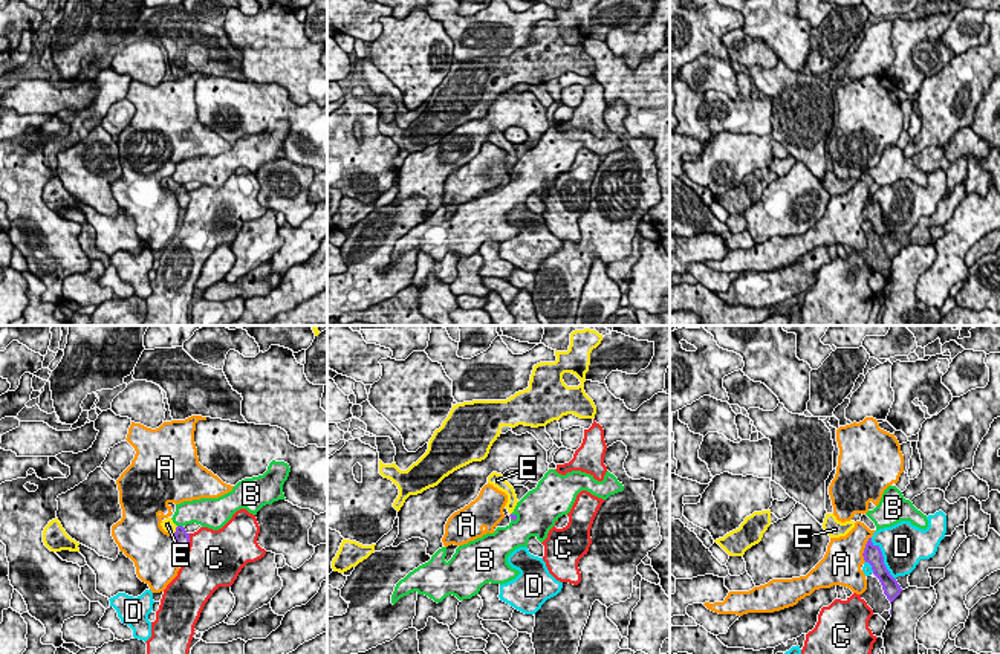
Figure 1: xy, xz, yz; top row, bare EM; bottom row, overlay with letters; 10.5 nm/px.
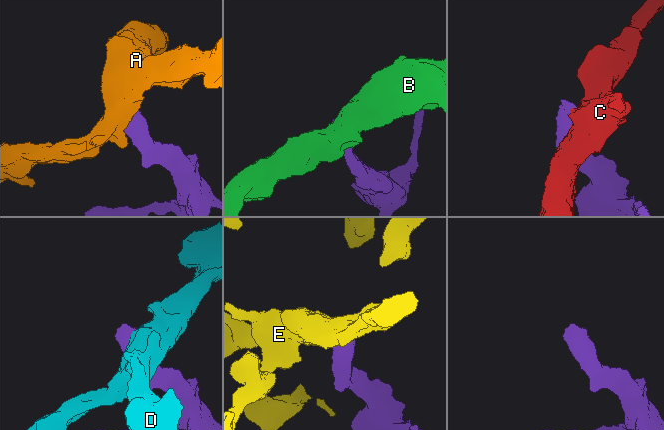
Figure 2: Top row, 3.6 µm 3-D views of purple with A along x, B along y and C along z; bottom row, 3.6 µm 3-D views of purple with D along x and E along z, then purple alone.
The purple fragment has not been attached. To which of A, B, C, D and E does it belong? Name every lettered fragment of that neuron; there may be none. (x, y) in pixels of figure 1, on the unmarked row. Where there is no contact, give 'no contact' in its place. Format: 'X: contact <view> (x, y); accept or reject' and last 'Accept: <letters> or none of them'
A: contact yz (864, 207); reject
B: contact xy (181, 184); reject
C: contact xy (188, 200); reject
D: contact yz (883, 217); reject
E: contact xy (176, 188); accept
Accept: E

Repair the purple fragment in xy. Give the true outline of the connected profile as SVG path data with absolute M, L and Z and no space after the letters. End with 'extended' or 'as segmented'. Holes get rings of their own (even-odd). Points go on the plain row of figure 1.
M171 176L161 180L162 186L171 191L180 209L187 209L190 203L190 191L182 183L176 183Z | extended

